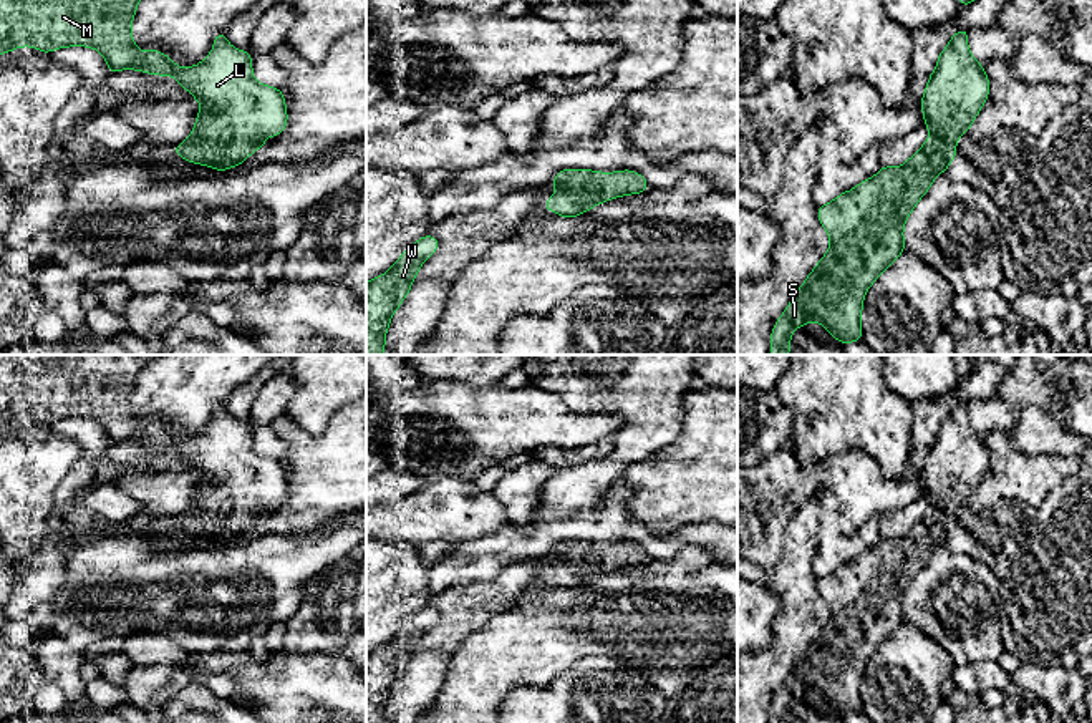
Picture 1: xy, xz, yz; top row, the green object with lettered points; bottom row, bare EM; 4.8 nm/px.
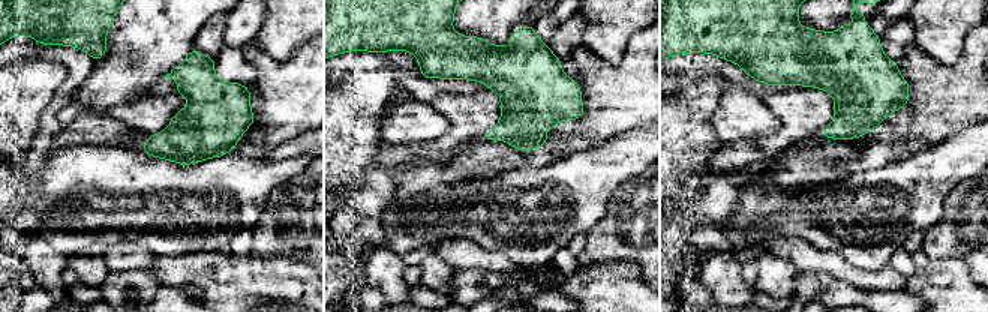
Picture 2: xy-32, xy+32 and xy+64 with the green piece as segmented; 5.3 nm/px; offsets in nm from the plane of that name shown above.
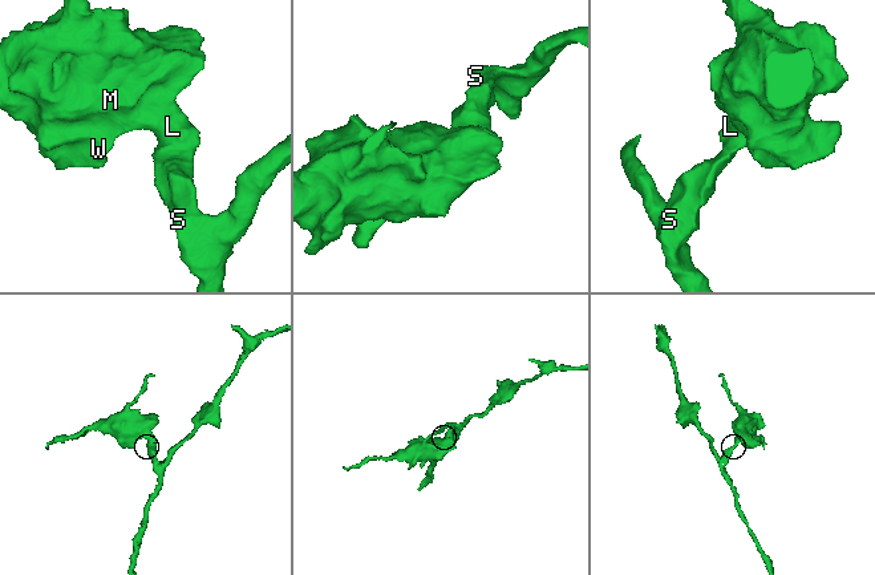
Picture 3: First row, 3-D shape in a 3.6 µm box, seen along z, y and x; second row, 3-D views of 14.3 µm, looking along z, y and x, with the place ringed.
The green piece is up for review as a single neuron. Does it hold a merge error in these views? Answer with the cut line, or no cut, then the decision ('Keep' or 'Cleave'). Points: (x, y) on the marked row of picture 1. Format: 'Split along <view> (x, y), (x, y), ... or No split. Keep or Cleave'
No split. Keep

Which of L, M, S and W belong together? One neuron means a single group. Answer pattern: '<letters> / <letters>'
L M S W

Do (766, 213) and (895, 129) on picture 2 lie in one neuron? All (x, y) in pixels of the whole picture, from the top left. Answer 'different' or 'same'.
different

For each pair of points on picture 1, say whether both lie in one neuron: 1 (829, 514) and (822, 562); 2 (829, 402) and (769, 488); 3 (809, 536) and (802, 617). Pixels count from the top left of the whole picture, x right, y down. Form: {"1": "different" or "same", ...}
{"1": "same", "2": "different", "3": "same"}

